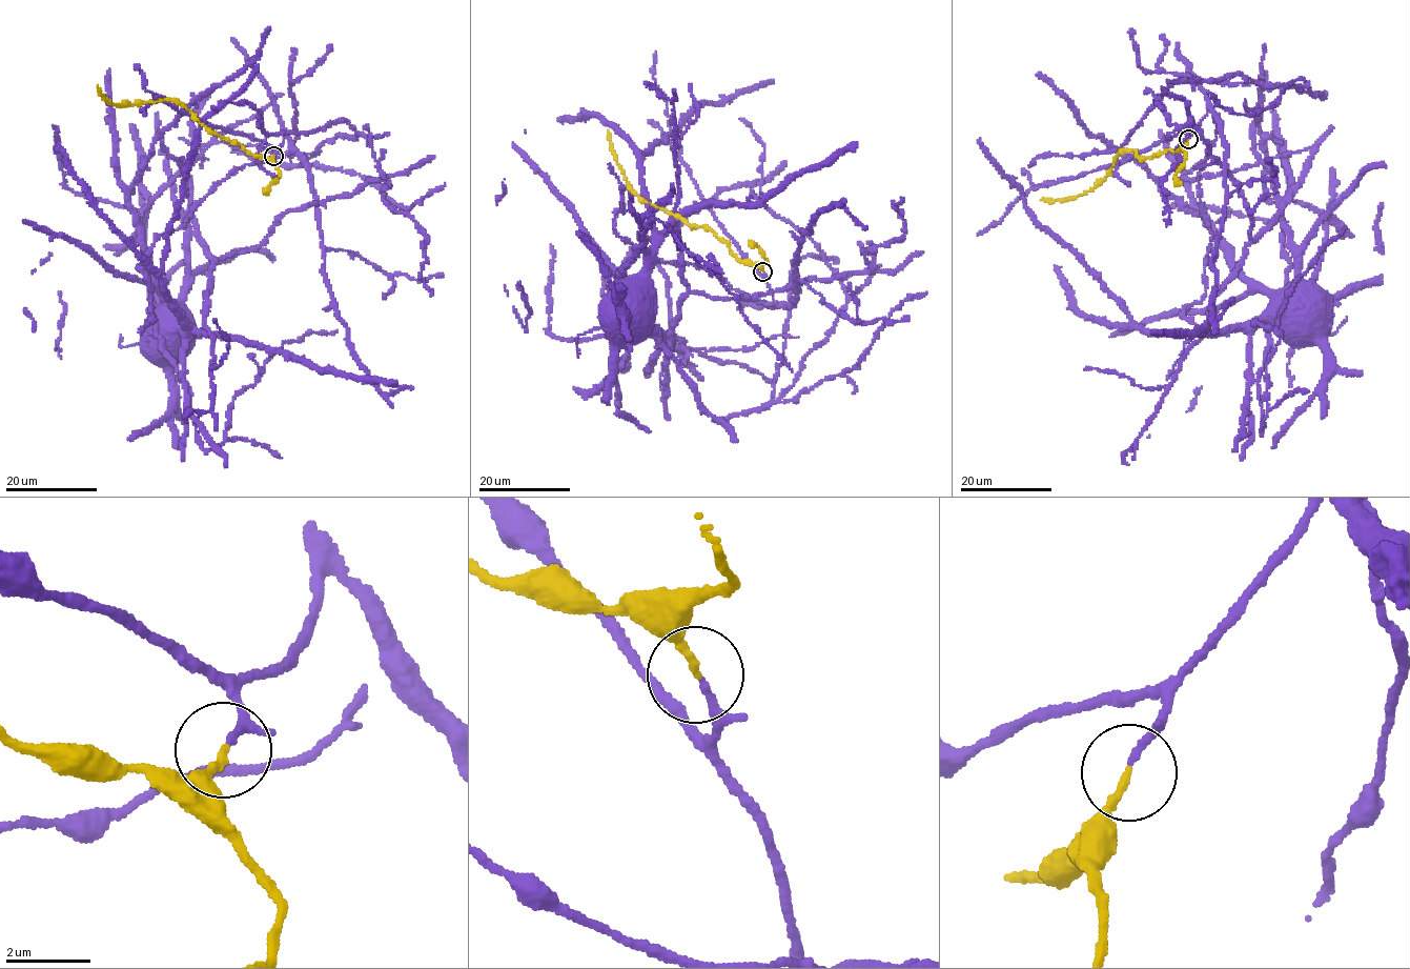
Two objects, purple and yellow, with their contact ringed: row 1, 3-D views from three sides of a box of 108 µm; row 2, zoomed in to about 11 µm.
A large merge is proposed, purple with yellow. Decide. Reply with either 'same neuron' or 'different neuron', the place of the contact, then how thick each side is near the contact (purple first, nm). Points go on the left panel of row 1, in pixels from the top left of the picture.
same neuron | (273, 156) | 160/180 nm

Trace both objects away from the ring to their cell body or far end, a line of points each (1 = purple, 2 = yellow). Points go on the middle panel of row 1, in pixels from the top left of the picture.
1: (763, 271), (775, 303), (792, 303), (793, 285), (734, 299), (688, 293), (663, 391), (669, 337), (630, 315)
2: (762, 271), (755, 265), (740, 261), (711, 229), (702, 225), (695, 228), (641, 200), (617, 163), (609, 130)

